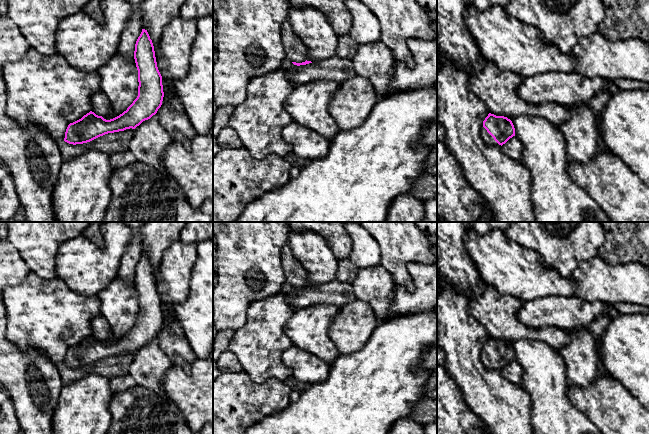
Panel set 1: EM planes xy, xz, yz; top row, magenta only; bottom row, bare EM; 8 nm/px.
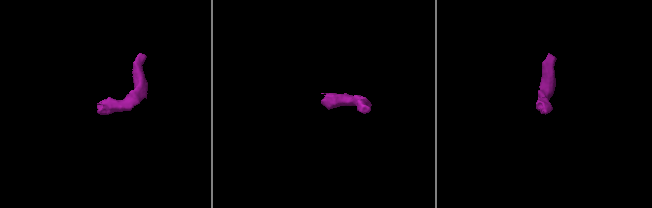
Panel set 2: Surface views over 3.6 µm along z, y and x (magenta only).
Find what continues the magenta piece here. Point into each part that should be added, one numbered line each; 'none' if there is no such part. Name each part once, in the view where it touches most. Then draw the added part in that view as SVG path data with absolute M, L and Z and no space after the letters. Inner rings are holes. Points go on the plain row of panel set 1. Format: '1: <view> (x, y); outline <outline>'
1: yz (487, 362); outline M483 350L481 352L481 361L486 369L498 368Z

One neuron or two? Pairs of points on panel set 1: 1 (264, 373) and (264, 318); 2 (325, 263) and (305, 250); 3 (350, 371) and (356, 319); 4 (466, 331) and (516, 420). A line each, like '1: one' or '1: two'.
1: one
2: one
3: two
4: one

